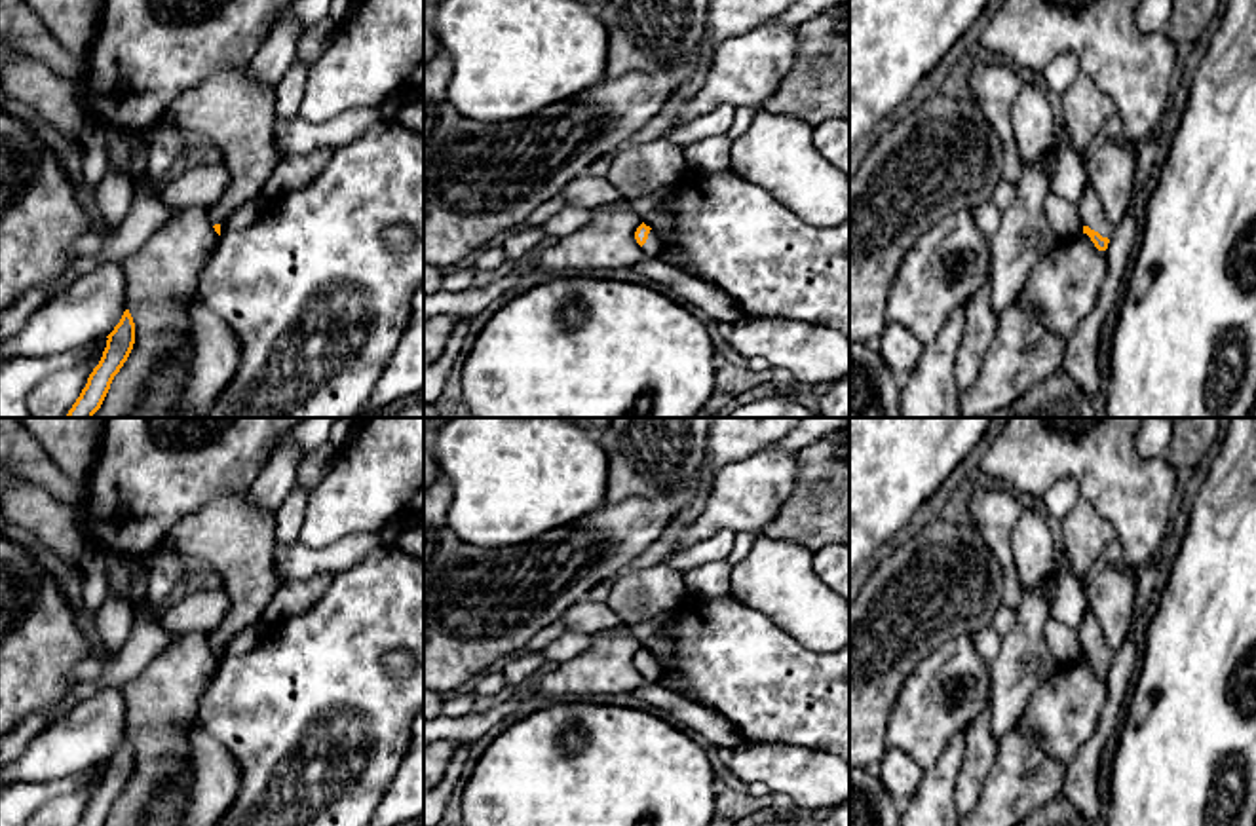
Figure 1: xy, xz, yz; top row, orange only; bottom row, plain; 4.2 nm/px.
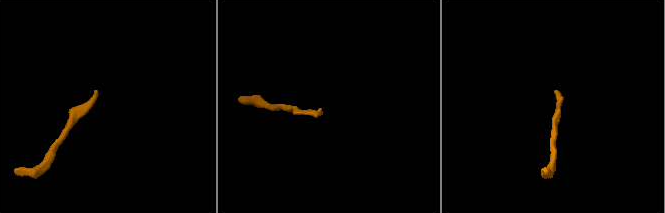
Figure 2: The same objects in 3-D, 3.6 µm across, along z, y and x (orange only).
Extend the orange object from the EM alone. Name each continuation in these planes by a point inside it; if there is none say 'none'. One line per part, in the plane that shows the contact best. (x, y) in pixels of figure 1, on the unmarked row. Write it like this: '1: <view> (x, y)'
1: yz (1091, 638)

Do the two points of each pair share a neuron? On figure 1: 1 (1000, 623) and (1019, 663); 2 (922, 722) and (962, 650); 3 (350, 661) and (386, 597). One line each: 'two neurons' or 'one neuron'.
1: two neurons
2: one neuron
3: one neuron

